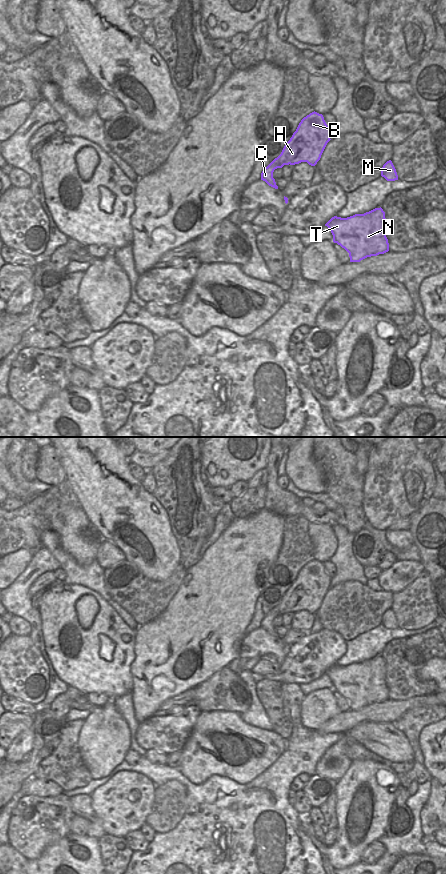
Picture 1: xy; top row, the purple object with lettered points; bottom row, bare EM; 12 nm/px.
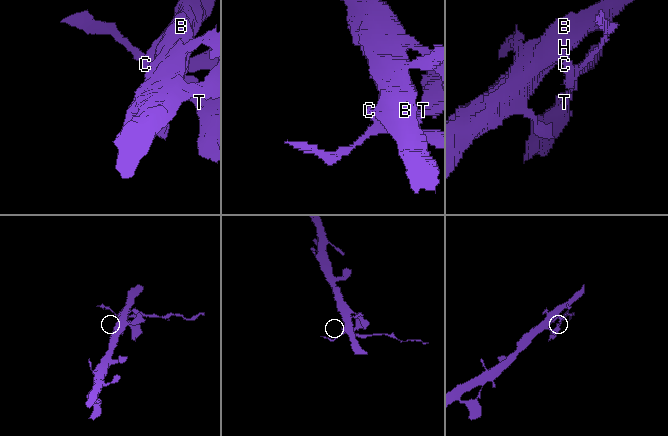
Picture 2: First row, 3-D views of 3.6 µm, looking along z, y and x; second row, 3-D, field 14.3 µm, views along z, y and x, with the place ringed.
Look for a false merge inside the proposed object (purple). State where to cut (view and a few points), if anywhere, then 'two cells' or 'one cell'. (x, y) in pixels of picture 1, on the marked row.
cut in xy along (274, 180), (271, 186); two cells

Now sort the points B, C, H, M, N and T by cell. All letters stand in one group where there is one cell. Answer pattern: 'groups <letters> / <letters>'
groups B C H M / N T

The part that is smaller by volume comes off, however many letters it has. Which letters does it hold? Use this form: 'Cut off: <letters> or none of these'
Cut off: N, T

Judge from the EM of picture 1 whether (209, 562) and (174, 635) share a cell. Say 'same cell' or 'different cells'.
same cell

